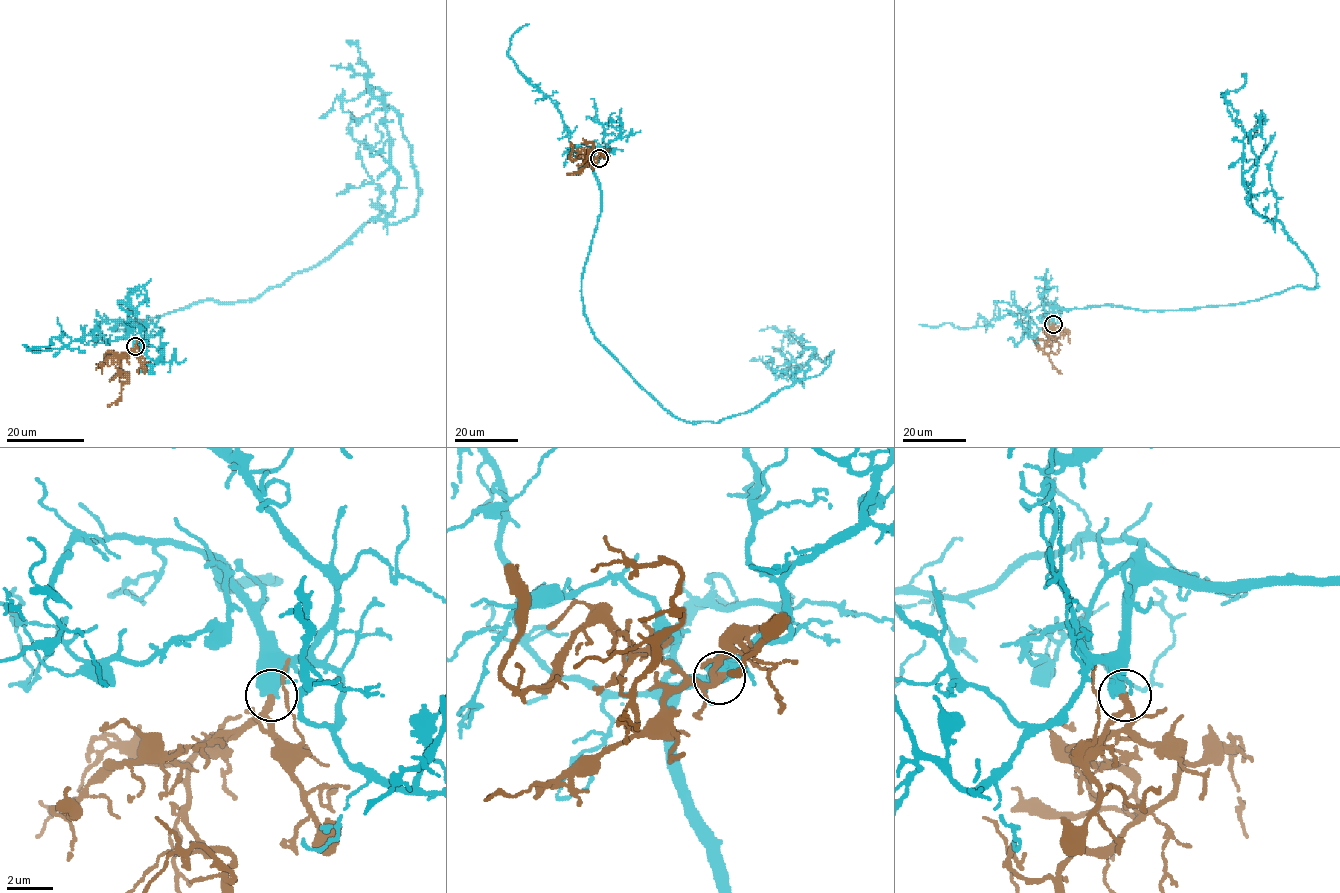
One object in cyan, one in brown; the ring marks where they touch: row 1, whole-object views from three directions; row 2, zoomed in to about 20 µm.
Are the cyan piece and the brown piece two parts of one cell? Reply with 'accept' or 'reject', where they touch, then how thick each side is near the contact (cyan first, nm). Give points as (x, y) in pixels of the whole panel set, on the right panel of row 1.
accept; place (1053, 324); calibres 480 and 240 nm

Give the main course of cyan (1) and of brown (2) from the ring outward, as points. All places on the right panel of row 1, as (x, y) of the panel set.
1: (1053, 324), (1057, 308), (1193, 309), (1316, 287), (1317, 275), (1281, 223), (1247, 203), (1261, 112), (1256, 137)
2: (1053, 324), (1060, 337), (1044, 351), (1053, 366), (1061, 371), (1059, 374)

